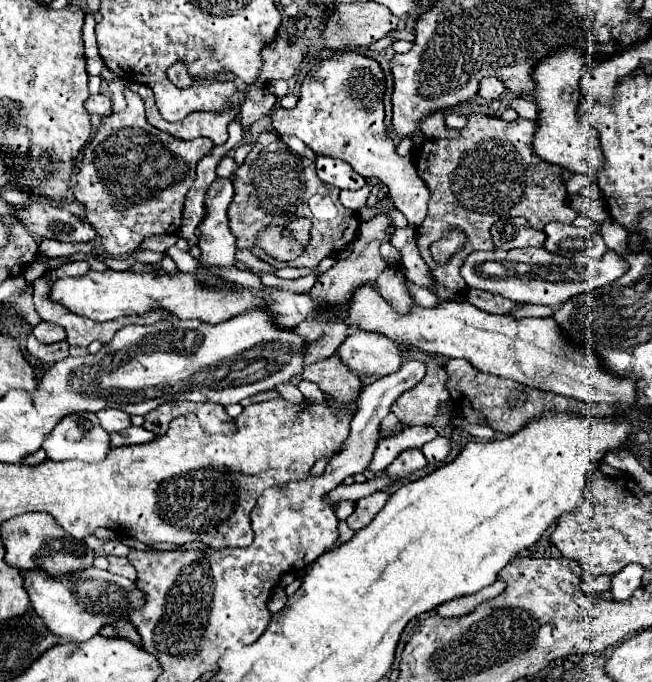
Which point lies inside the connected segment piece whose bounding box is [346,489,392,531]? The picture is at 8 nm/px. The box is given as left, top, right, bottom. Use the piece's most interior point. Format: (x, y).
(366, 508)

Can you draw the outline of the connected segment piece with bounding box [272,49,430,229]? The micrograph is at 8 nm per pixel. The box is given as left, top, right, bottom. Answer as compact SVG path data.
M340 49L340 51L336 51L336 55L338 57L330 57L330 59L318 61L318 67L308 73L306 83L302 83L300 101L298 101L298 105L294 109L290 109L290 111L288 109L278 109L272 115L274 129L280 135L298 137L316 155L328 155L328 157L336 157L336 159L346 161L364 179L368 179L368 177L380 179L388 187L388 195L396 203L396 209L402 211L404 217L408 219L408 225L412 229L418 229L420 221L424 221L424 217L426 217L430 191L424 185L424 181L420 181L412 157L396 155L394 153L394 141L386 133L384 103L382 103L384 101L384 91L386 91L384 71L382 71L382 67L380 67L380 63L376 59L372 59L372 57L364 55L364 53L350 51L350 49L346 49L346 53L344 53L344 49Z

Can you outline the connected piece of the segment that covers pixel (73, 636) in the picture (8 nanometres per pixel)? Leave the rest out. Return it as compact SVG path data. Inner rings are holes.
M96 567L58 579L50 577L44 571L26 571L22 575L32 609L44 619L48 631L62 641L84 643L98 635L104 625L128 619L130 609L140 609L144 605L142 591L136 589L134 581L114 575L110 571L100 571Z

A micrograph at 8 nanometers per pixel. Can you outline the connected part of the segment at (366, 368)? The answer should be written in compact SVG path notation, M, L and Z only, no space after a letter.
M356 331L346 337L336 353L360 375L390 375L404 365L404 351L408 349L410 345L400 345L398 341L392 341L392 337Z

